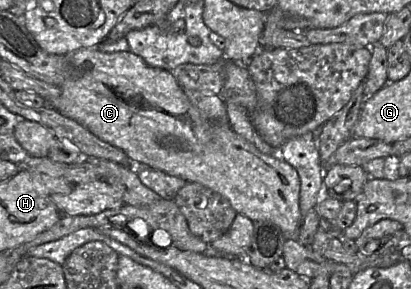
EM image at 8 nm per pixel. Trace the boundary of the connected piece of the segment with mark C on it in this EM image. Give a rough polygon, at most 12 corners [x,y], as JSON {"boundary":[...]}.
{"boundary":[[130,51],[65,55],[58,109],[298,239],[298,172]]}

